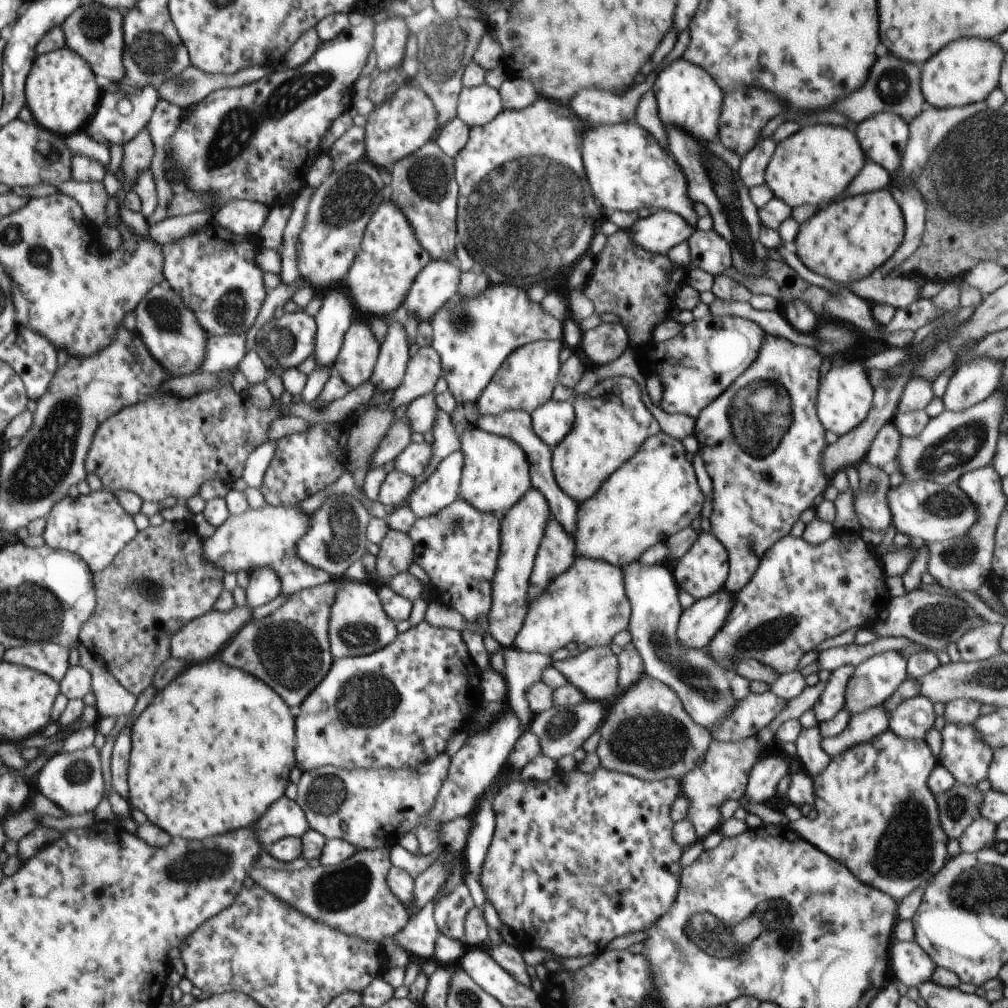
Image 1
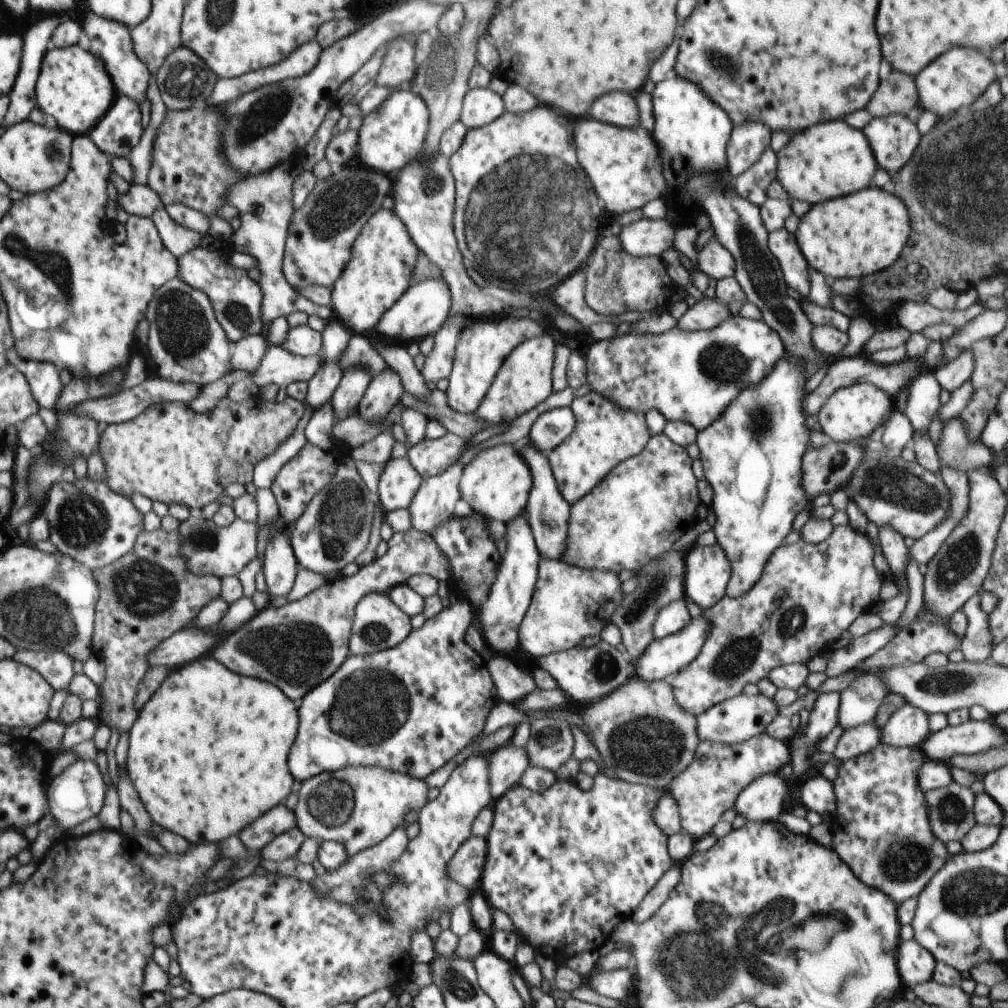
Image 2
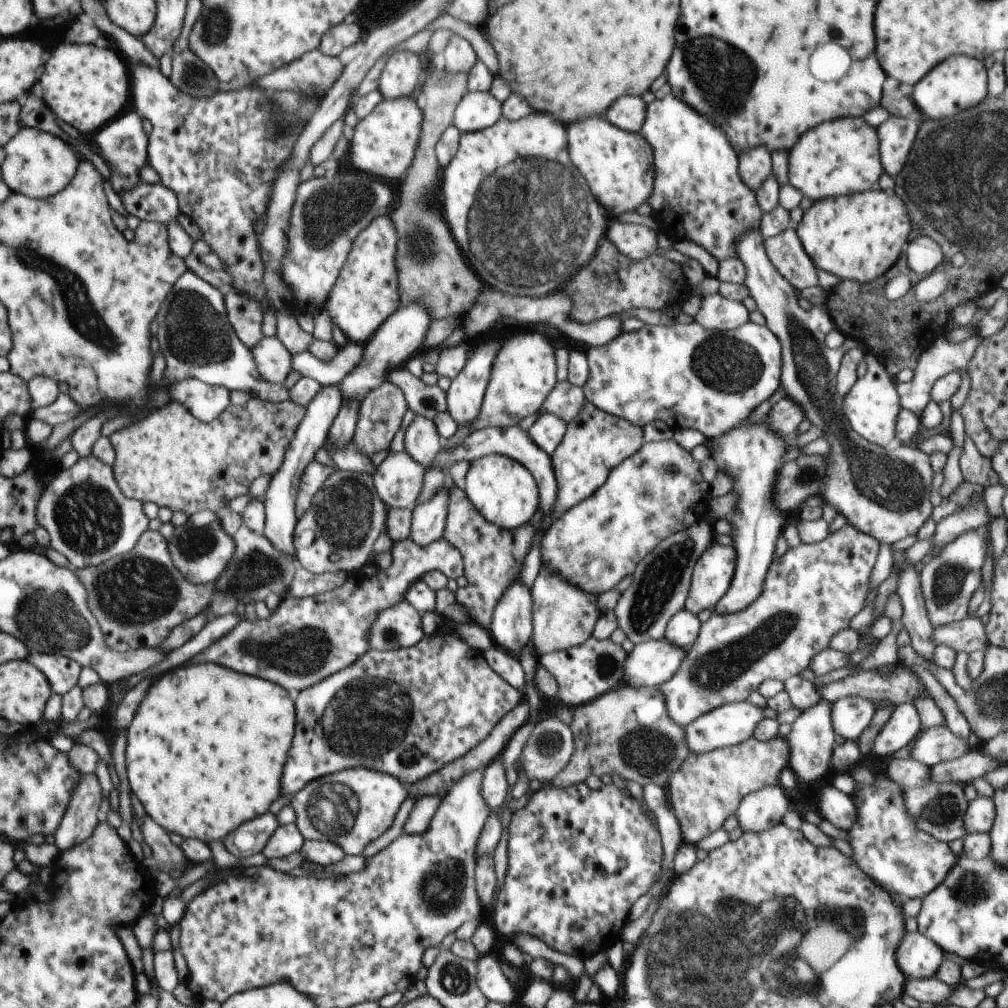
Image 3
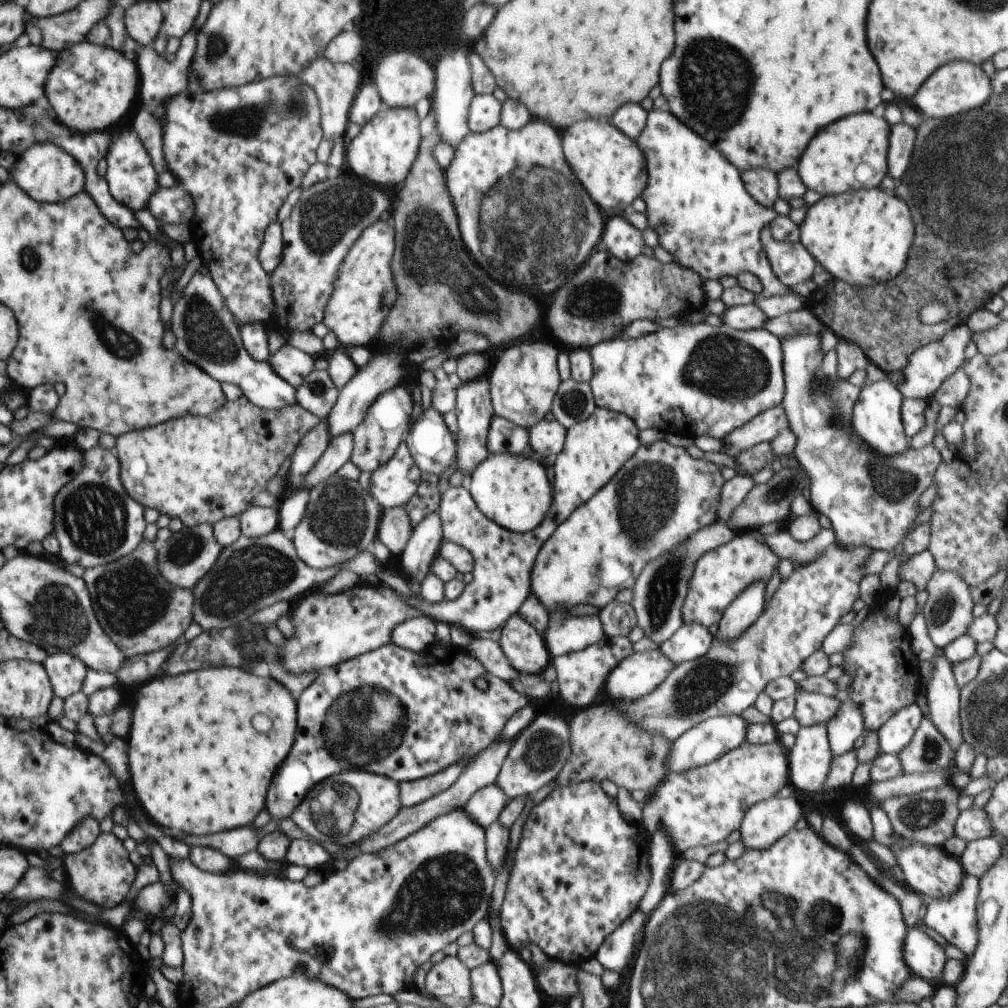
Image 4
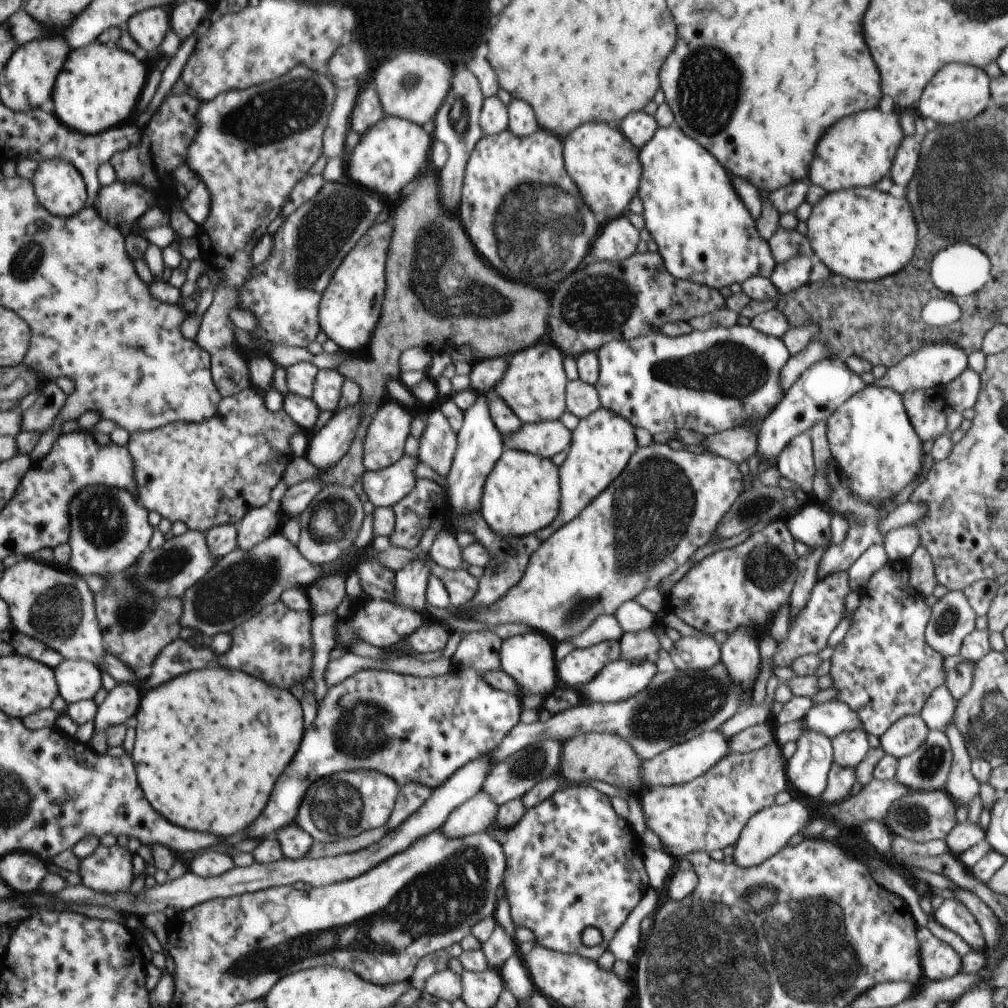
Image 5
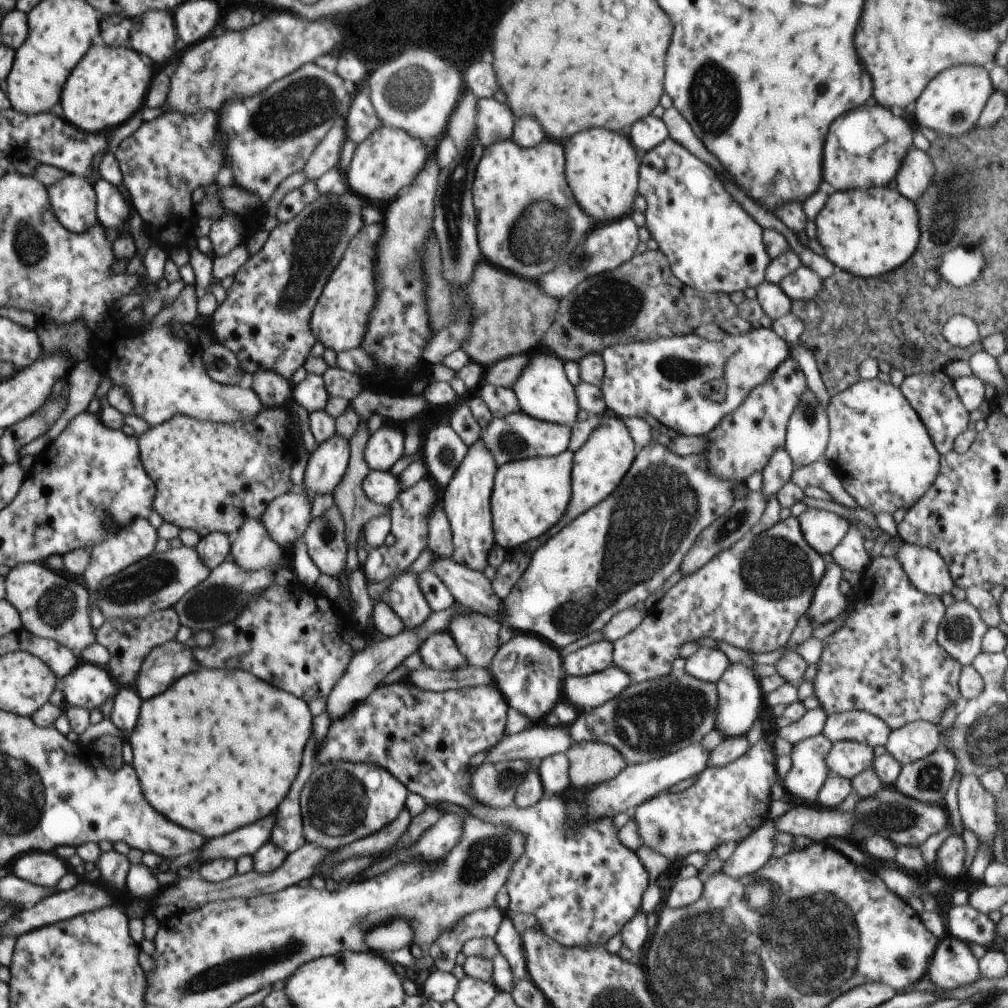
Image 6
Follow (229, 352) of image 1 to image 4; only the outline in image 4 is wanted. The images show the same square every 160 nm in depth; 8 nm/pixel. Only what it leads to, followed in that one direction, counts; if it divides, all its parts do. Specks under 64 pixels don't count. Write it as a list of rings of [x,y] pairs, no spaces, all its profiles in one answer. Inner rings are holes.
[[[284,344],[276,354],[270,354],[268,362],[272,370],[294,389],[314,371],[314,359],[288,344]]]

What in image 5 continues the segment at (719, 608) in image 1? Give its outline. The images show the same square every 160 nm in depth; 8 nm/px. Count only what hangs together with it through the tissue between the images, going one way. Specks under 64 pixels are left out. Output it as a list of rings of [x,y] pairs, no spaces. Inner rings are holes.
[[[619,659],[604,669],[586,686],[578,688],[583,701],[616,703],[640,694],[658,674],[654,662]]]

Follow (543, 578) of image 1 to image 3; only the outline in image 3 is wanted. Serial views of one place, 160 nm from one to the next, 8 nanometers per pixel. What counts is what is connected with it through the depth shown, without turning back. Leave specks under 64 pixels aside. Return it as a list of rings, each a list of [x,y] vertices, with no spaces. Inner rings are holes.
[[[519,425],[486,427],[475,430],[462,441],[460,446],[453,450],[442,450],[432,465],[444,469],[445,473],[448,474],[448,470],[455,462],[460,460],[472,462],[488,455],[512,457],[530,470],[539,488],[539,508],[543,508],[546,518],[554,512],[559,486],[557,485],[557,478],[555,477],[551,456],[546,454],[539,446],[536,446],[536,443],[530,438],[530,435],[522,430]]]

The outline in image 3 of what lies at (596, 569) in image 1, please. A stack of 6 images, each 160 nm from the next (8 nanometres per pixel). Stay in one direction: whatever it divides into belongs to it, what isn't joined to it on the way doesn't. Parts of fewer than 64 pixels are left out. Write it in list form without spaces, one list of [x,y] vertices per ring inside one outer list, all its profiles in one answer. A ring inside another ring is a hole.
[[[542,565],[531,589],[531,597],[533,600],[531,640],[536,656],[568,650],[593,636],[596,621],[601,615],[596,605],[597,596],[576,588],[567,579],[563,579]]]

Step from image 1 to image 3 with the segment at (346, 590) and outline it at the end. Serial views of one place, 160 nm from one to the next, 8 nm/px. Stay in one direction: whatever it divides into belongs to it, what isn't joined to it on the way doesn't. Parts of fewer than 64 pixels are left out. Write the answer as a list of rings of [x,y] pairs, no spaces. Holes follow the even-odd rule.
[[[408,601],[380,611],[369,632],[370,649],[387,651],[414,646],[426,636],[421,618]]]

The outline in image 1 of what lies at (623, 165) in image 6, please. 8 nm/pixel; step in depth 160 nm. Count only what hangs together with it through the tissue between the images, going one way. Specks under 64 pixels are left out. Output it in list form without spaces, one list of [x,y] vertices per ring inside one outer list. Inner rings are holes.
[[[637,122],[587,127],[582,140],[582,160],[591,192],[608,213],[658,208],[679,214],[693,229],[697,228],[699,216],[688,198],[681,166]]]

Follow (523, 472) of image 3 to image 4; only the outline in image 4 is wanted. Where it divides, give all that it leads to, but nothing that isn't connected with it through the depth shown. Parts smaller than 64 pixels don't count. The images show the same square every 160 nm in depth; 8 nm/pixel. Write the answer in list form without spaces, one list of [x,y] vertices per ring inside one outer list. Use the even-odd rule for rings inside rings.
[[[510,452],[489,454],[484,462],[476,466],[466,485],[484,517],[512,533],[528,533],[539,526],[548,514],[553,498],[547,468],[538,460],[522,458]]]

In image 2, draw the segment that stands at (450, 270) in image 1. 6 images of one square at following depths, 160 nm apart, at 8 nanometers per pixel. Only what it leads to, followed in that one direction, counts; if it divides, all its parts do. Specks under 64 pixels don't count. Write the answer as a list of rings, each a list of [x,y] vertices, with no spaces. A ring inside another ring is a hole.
[[[424,279],[412,285],[407,291],[387,310],[376,325],[376,330],[382,340],[408,345],[410,342],[420,342],[428,335],[434,335],[449,316],[451,305],[451,292],[449,286],[442,280]]]

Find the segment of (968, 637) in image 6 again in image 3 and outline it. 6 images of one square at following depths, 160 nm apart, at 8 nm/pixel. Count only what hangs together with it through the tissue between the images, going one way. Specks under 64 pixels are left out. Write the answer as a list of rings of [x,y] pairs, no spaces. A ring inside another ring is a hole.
[[[982,527],[961,534],[944,546],[941,553],[928,561],[921,573],[921,591],[924,595],[928,618],[934,628],[943,627],[969,616],[969,602],[983,578],[983,564],[990,558],[988,528]]]

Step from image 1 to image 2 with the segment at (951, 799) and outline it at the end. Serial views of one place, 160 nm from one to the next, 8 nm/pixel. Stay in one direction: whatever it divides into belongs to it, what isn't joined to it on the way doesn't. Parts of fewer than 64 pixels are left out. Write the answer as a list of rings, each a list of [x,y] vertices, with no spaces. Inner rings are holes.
[[[956,781],[924,794],[931,831],[943,843],[961,841],[976,825],[973,806],[976,795]]]

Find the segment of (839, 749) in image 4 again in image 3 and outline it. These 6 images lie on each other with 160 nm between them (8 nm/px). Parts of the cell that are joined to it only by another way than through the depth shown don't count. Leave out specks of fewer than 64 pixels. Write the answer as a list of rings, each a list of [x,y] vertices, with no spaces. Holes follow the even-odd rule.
[[[847,696],[831,704],[831,721],[836,735],[856,740],[870,724],[877,710],[876,703],[862,697]]]

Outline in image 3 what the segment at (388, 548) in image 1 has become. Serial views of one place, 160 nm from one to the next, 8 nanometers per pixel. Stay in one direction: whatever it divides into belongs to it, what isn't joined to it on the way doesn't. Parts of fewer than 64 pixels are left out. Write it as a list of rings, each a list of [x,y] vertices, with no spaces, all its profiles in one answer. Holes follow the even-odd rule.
[[[408,538],[394,543],[391,551],[393,557],[390,568],[383,569],[370,561],[357,571],[350,572],[346,582],[330,593],[304,598],[286,596],[281,600],[276,611],[272,612],[270,618],[259,619],[256,622],[246,619],[240,621],[228,634],[207,646],[187,663],[196,665],[216,663],[220,666],[228,666],[232,670],[238,668],[238,672],[272,680],[284,690],[299,691],[350,666],[356,662],[357,658],[370,650],[369,632],[379,612],[394,607],[396,603],[406,601],[406,591],[413,582],[421,579],[431,570],[439,570],[446,577],[455,579],[465,574],[461,552],[444,538],[431,542],[425,547],[418,546]]]

